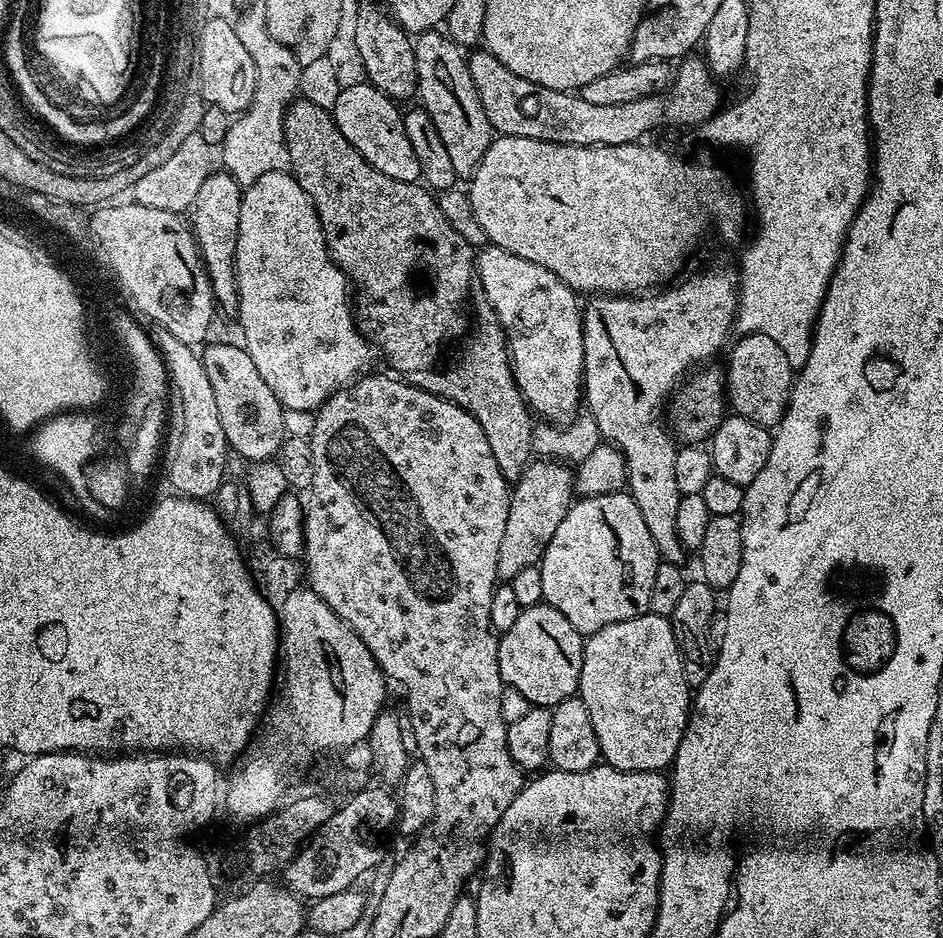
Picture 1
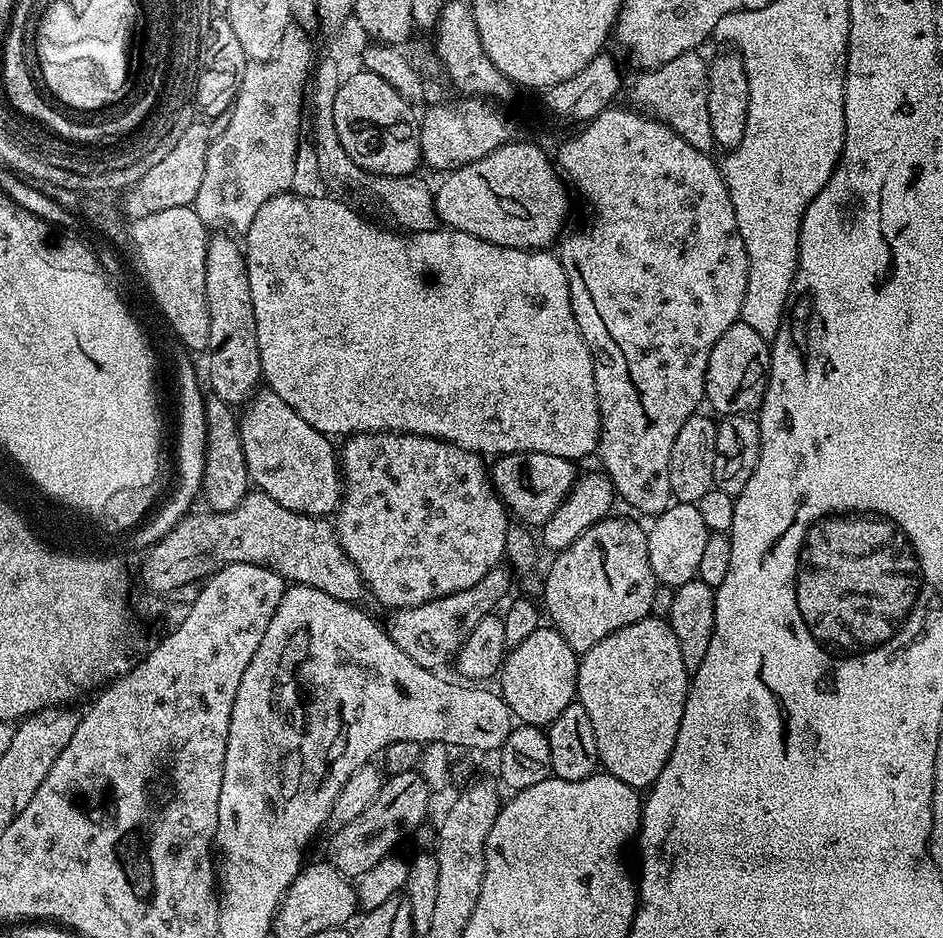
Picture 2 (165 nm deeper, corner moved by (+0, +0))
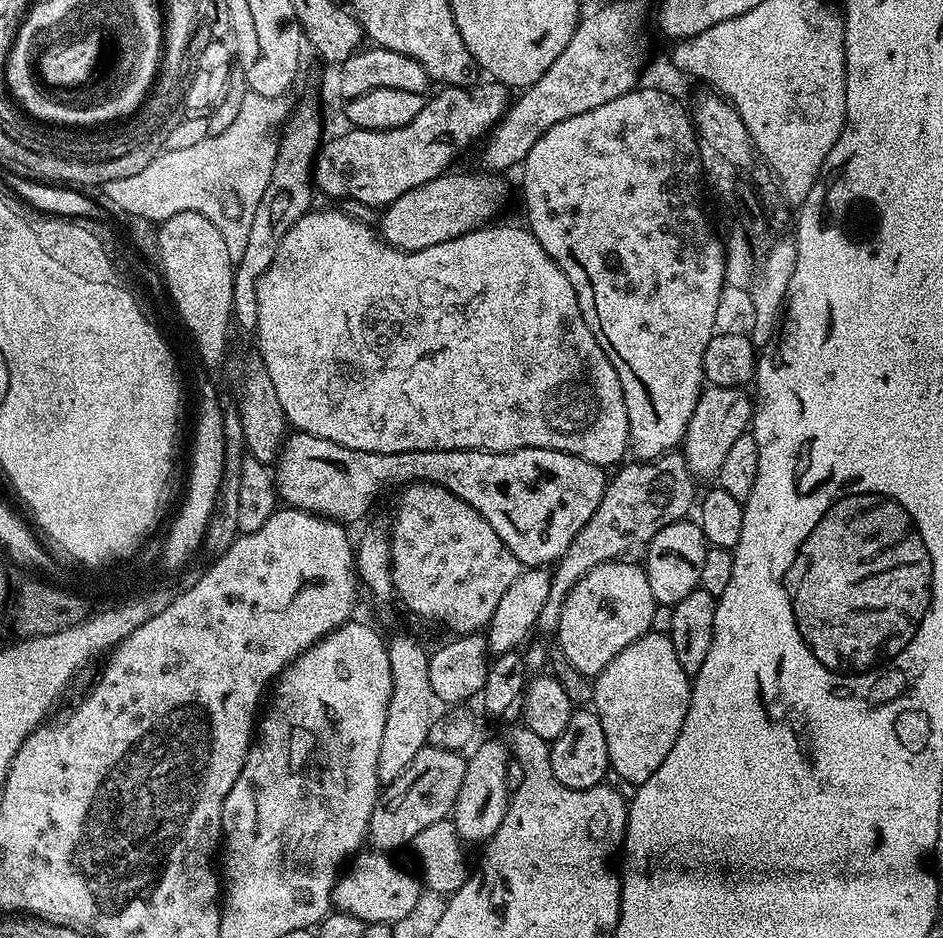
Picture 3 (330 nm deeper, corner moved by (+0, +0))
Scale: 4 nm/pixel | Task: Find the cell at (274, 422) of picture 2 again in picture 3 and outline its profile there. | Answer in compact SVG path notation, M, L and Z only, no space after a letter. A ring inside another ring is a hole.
M293 431L280 450L274 479L279 499L287 507L300 508L345 526L362 519L387 484L437 484L478 510L521 566L543 568L555 565L566 554L566 546L574 542L578 530L598 510L606 472L582 458L549 448L513 452L414 450L380 456Z

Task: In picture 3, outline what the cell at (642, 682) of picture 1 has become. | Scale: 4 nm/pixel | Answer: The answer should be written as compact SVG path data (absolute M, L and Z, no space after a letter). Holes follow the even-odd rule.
M651 631L630 642L591 683L591 707L602 722L602 734L606 734L611 771L631 786L639 786L666 762L666 754L678 742L692 697L690 678L678 663L670 637Z

